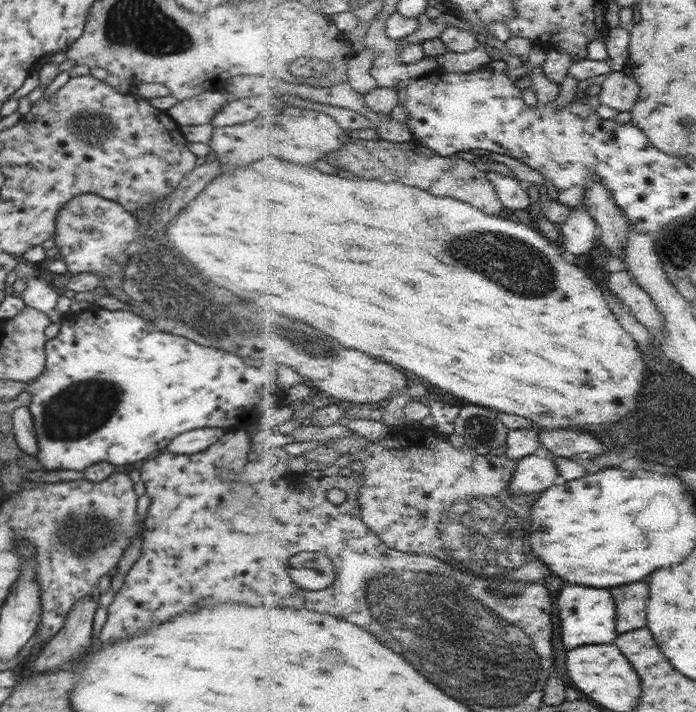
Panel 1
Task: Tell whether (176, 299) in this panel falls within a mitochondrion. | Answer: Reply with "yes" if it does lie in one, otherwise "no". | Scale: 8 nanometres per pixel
yes

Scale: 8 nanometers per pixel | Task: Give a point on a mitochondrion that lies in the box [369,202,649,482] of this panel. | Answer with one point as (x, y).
(493, 259)

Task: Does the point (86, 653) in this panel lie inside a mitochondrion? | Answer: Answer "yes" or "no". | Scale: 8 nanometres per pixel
no

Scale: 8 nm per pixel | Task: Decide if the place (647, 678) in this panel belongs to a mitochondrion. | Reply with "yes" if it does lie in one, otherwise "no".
no

